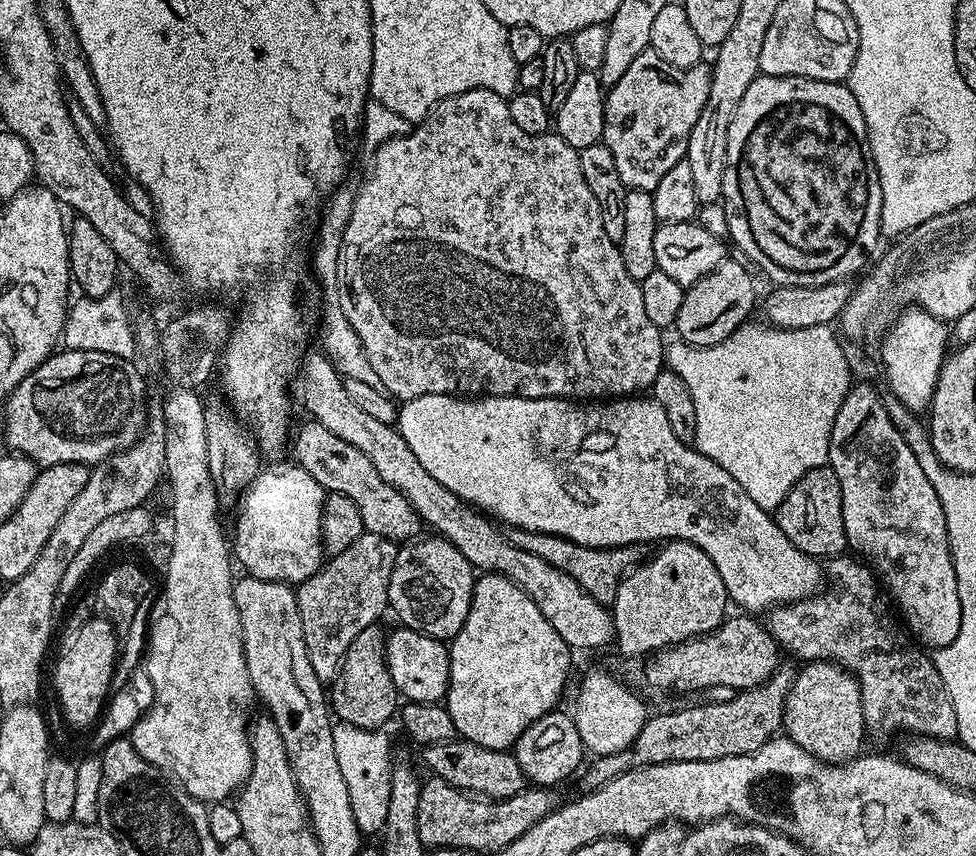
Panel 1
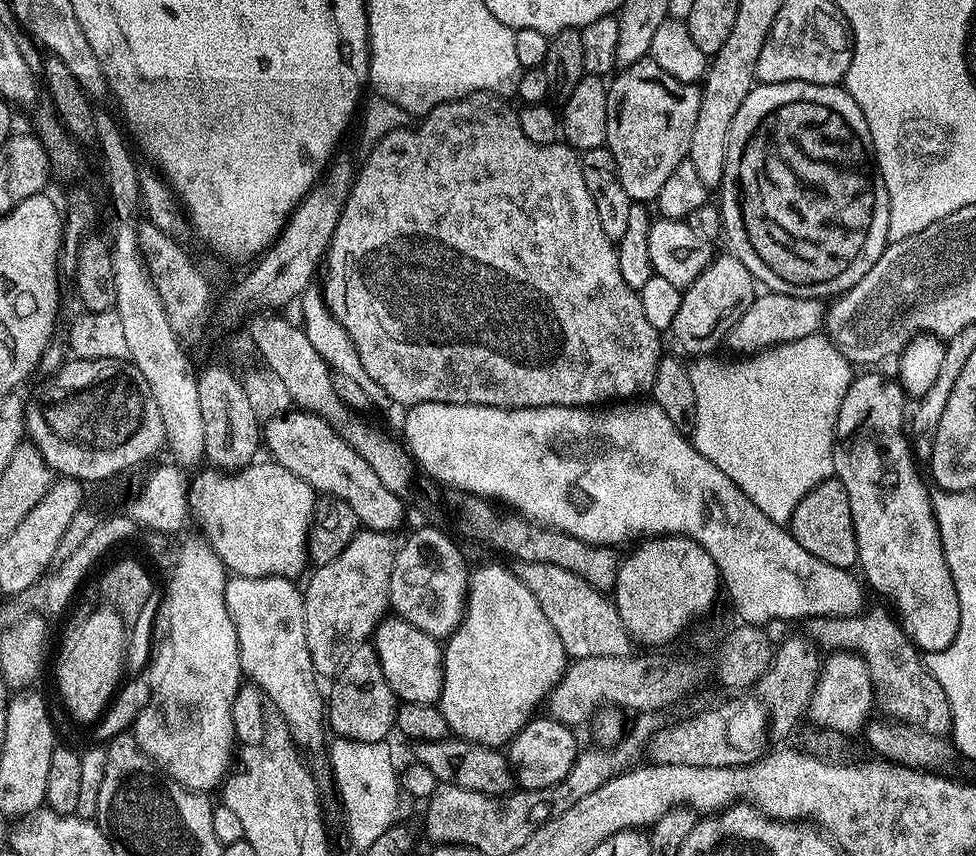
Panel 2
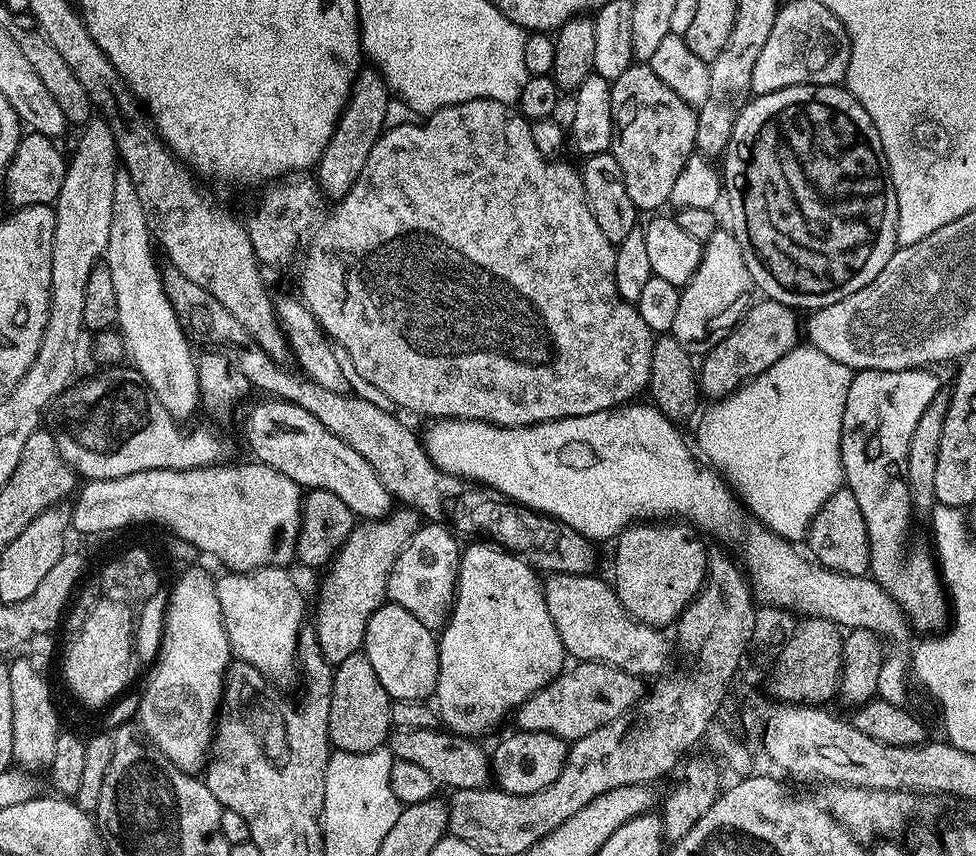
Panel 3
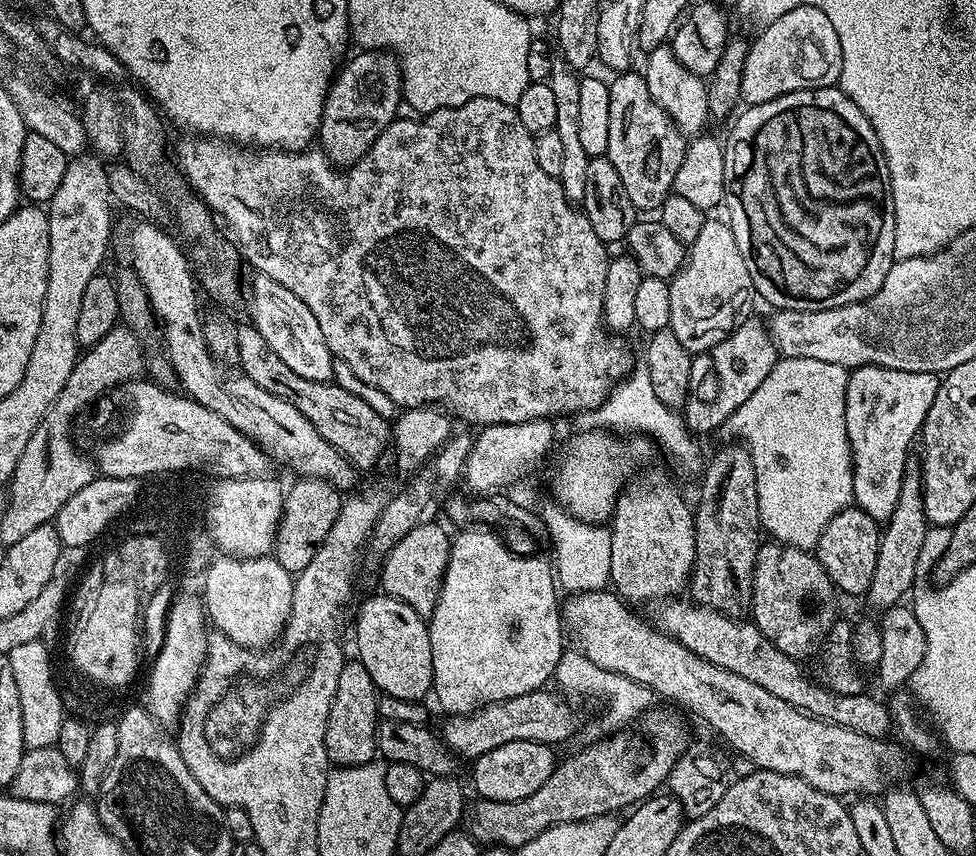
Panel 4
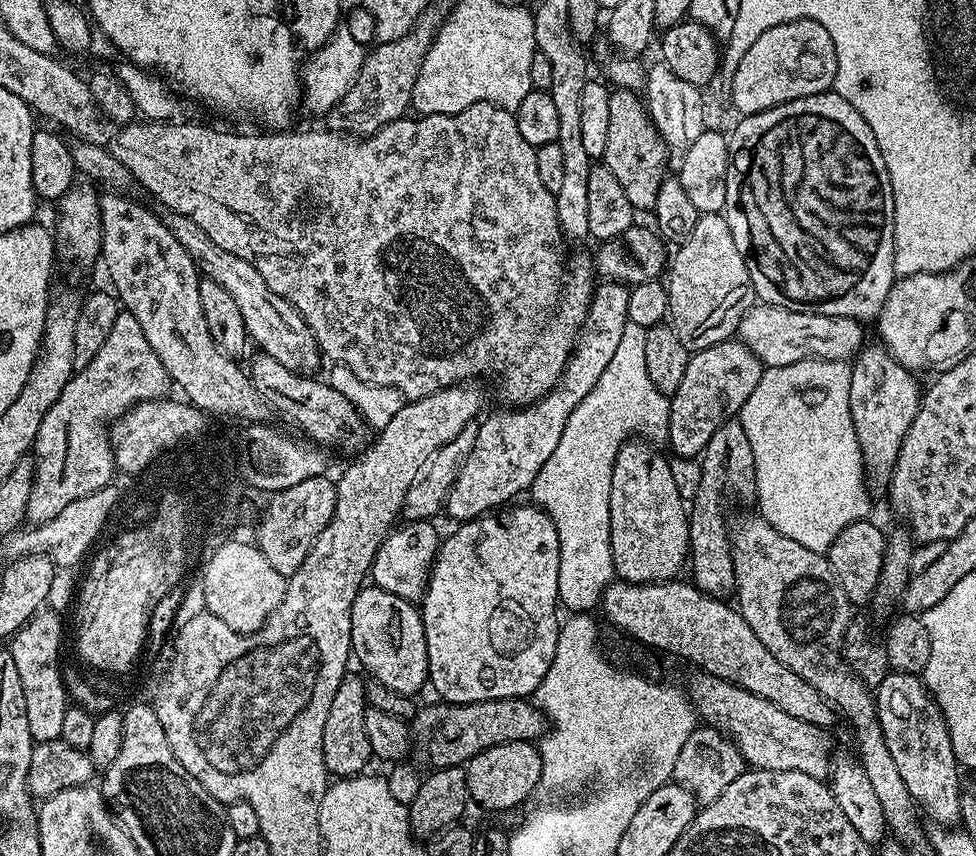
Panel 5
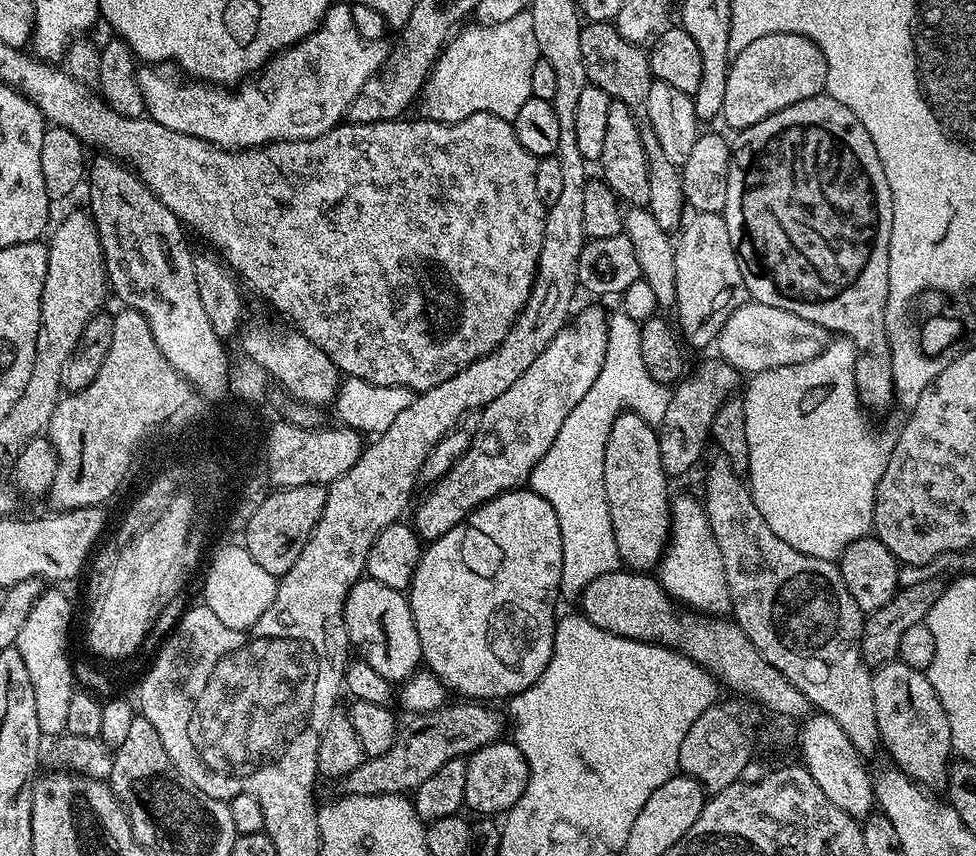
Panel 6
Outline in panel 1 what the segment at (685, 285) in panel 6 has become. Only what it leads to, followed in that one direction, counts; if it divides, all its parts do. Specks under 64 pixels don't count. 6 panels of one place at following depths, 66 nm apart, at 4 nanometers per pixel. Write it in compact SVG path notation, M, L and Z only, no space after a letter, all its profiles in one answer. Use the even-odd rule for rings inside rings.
M726 258L713 272L706 274L706 278L694 282L685 291L674 332L683 343L712 348L744 327L755 304L757 307L758 296L756 300L756 284L751 274L738 261Z

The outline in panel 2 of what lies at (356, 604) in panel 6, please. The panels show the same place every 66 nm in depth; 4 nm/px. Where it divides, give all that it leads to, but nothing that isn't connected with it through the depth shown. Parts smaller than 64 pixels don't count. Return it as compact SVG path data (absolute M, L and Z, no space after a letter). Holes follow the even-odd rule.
M392 614L376 625L374 647L382 674L405 704L436 704L444 681L444 654L439 639Z

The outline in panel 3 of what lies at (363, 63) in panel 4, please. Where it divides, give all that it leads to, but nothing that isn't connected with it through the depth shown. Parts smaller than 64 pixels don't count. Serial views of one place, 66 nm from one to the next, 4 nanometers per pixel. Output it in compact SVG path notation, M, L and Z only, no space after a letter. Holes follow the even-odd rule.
M368 66L356 73L352 92L340 111L334 134L322 154L320 163L314 169L314 179L321 193L343 194L352 189L354 182L362 174L362 166L366 166L366 158L370 158L370 150L375 146L376 139L385 131L384 115L388 112L388 100L390 101L389 90L375 67Z

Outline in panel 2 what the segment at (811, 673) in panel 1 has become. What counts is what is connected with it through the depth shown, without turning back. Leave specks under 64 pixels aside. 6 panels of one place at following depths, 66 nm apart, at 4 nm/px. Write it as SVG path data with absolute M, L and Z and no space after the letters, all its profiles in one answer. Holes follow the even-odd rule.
M833 651L823 657L816 683L812 686L806 705L806 716L809 716L820 730L839 734L845 738L859 733L870 719L874 708L872 679L864 657L859 652Z

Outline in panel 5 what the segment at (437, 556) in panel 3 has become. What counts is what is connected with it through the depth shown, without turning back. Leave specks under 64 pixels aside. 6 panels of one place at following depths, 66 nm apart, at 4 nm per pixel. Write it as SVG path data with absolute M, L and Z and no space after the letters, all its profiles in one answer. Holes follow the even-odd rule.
M409 520L393 527L374 554L371 583L390 594L398 594L403 600L423 601L428 575L432 573L432 564L442 543L441 533L436 533L434 525L432 520Z

